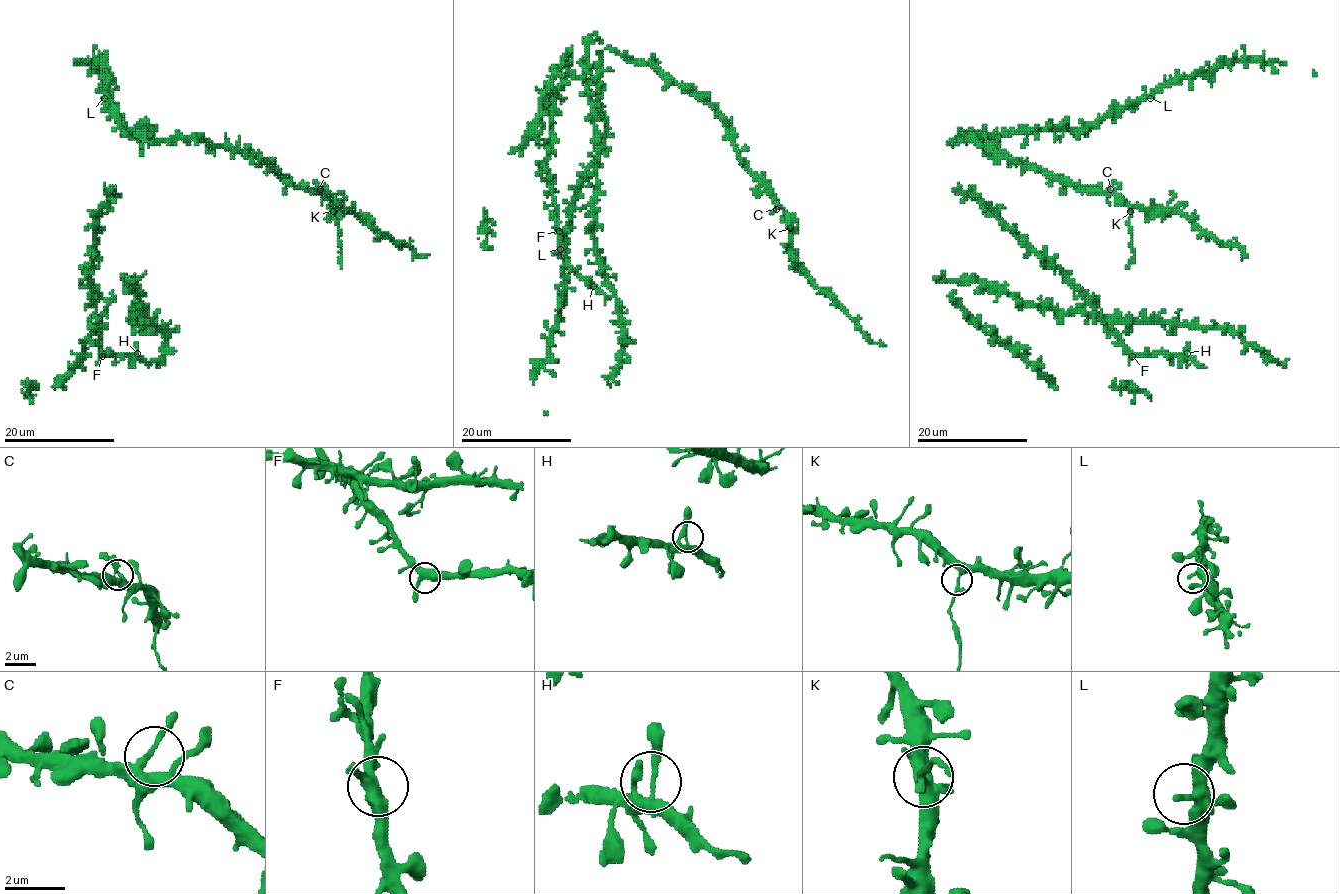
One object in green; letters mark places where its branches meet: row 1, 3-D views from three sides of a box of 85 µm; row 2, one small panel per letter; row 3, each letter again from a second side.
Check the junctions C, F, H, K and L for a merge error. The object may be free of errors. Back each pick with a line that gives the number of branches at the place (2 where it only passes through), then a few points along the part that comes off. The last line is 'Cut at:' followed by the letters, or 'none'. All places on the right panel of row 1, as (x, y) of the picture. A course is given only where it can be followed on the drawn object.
K: 3 branches meet; foreign part runs (1129, 211), (1128, 225), (1134, 259), (1127, 269)
Cut at: K

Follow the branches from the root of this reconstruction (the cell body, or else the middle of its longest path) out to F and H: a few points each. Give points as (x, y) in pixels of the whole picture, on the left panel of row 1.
F: (88, 284), (95, 305), (102, 356)
H: (88, 284), (95, 305), (101, 351), (121, 356), (137, 353)

